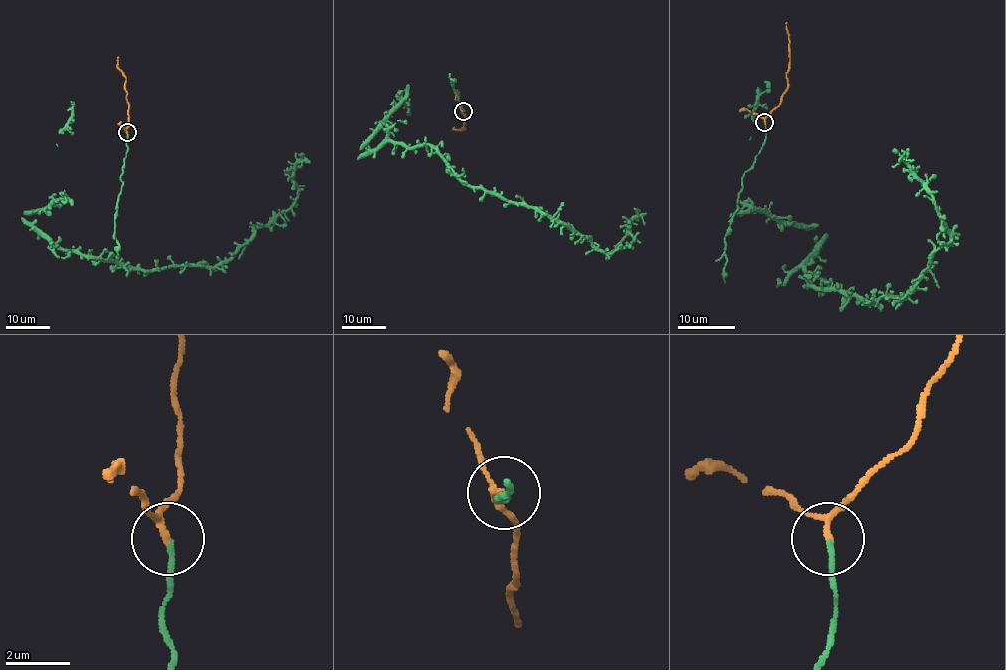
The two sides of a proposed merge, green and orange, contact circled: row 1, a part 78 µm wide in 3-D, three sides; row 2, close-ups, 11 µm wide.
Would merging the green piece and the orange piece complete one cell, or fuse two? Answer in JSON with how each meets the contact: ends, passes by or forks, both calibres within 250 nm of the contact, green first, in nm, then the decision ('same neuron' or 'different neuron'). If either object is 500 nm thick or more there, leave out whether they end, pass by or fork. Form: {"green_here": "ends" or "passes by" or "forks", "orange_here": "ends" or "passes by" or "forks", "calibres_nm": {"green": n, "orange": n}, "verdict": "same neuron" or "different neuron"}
{"green_here": "ends", "orange_here": "passes by", "calibres_nm": {"green": 160, "orange": 170}, "verdict": "same neuron"}

